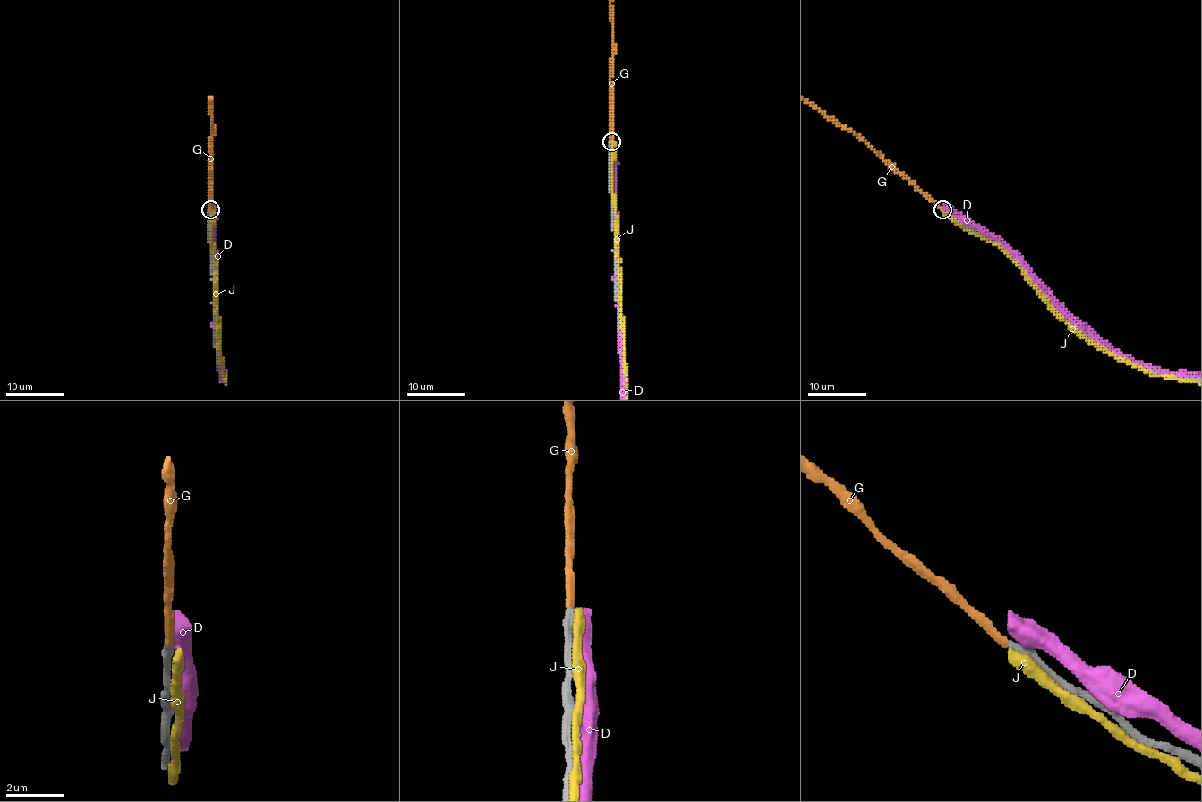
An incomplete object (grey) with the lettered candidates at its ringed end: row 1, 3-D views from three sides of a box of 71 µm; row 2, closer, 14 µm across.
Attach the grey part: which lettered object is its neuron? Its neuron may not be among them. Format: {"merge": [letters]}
{"merge": ["G"]}

